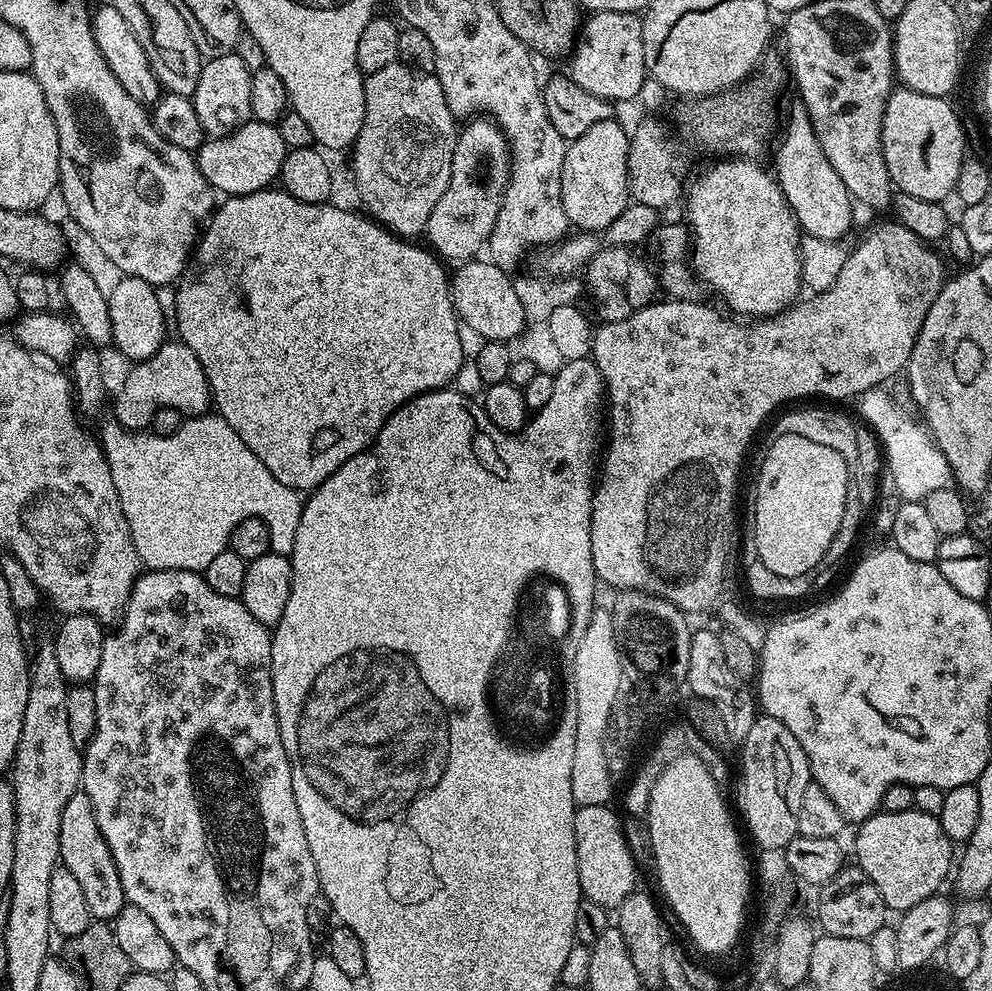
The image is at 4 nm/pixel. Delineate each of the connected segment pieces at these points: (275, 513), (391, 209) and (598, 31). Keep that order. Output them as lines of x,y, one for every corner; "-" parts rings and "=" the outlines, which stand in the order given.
205,414
185,419
180,428
169,436
155,436
151,430
130,432
115,422
109,422
104,428
104,436
102,435
102,447
106,462
110,466
110,474
114,478
114,490
118,490
118,502
122,502
122,514
126,514
126,522
130,526
130,538
134,538
134,550
138,550
138,558
145,569
157,572
186,568
203,570
207,566
208,560
212,558
212,548
227,549
228,539
234,526
238,526
238,522
242,522
242,518
251,516
257,516
258,519
265,520
268,524
272,551
291,557
294,550
294,538
298,534
298,522
302,522
304,500
301,493
297,489
278,482
274,478
274,474
270,474
270,470
266,470
266,466
262,466
262,462
254,454
254,450
250,450
250,446
246,446
246,442
242,442
242,438
238,438
238,434
234,434
234,426
230,426
230,422
223,420
219,414
=
397,62
390,66
382,66
382,70
374,70
367,73
364,78
364,97
366,98
366,114
362,118
362,130
358,130
358,138
351,149
352,172
356,175
356,192
360,200
365,204
367,215
375,220
377,224
388,229
389,232
401,238
416,238
423,233
430,222
430,214
434,214
434,206
438,206
438,198
446,194
446,186
450,182
450,166
454,158
454,146
458,135
458,120
453,116
450,106
446,102
446,94
438,82
435,74
423,76
412,68
407,68
403,62
=
594,12
583,21
583,32
585,40
575,45
567,75
582,90
604,100
635,101
646,79
643,19
634,12

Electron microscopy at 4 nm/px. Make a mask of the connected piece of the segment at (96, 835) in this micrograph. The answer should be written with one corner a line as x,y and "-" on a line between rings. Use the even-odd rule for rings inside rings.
83,790
76,792
74,798
66,802
66,810
62,810
60,864
66,870
70,870
70,874
74,874
74,879
80,883
93,921
111,922
115,920
116,915
126,903
122,890
122,878
118,878
118,866
114,866
110,846
106,846
106,838
102,838
102,830
98,830
90,806
90,798

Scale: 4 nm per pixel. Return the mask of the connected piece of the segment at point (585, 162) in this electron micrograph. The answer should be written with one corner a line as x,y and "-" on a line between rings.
613,118
606,122
594,122
586,134
568,144
566,158
562,162
562,210
566,210
566,218
573,229
593,234
603,233
626,210
630,203
628,194
628,146
630,143
629,129
624,129

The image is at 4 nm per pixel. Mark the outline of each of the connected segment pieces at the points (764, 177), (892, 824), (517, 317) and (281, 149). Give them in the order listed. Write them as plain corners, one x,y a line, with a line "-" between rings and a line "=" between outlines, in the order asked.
752,158
715,162
686,188
692,271
701,285
709,284
724,299
729,313
740,318
776,316
801,295
800,225
769,169
759,168
=
915,808
902,810
902,814
889,812
875,812
871,818
863,821
856,832
856,860
855,863
878,886
878,894
887,902
893,913
903,914
910,906
918,906
926,898
937,895
944,884
944,879
949,879
954,868
954,841
945,834
939,819
925,812
918,812
=
473,258
463,261
460,268
450,276
452,286
452,305
463,327
477,332
484,342
507,342
523,334
525,311
522,308
512,285
513,277
503,272
488,258
=
249,119
247,124
241,124
229,136
205,139
203,146
197,148
194,155
198,170
202,170
206,182
210,182
217,193
230,197
265,191
271,185
268,183
279,177
282,162
289,151
282,142
277,125

